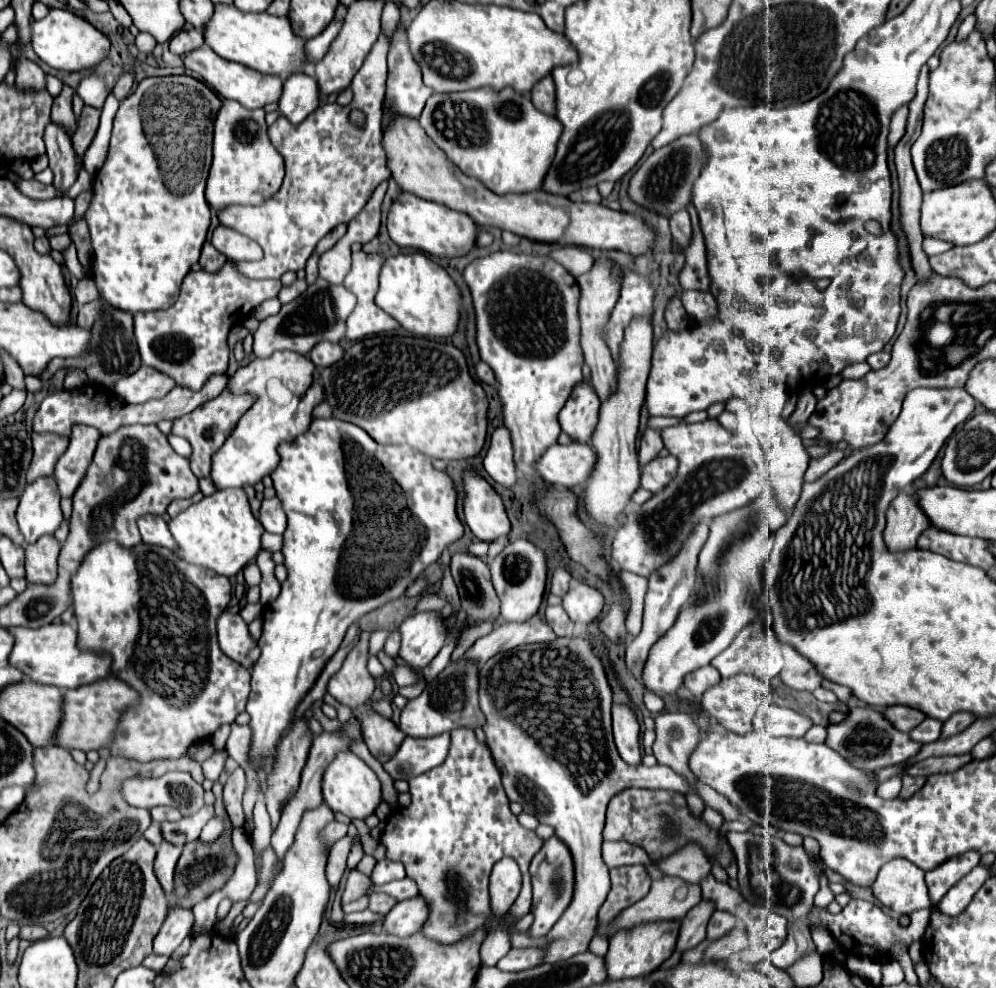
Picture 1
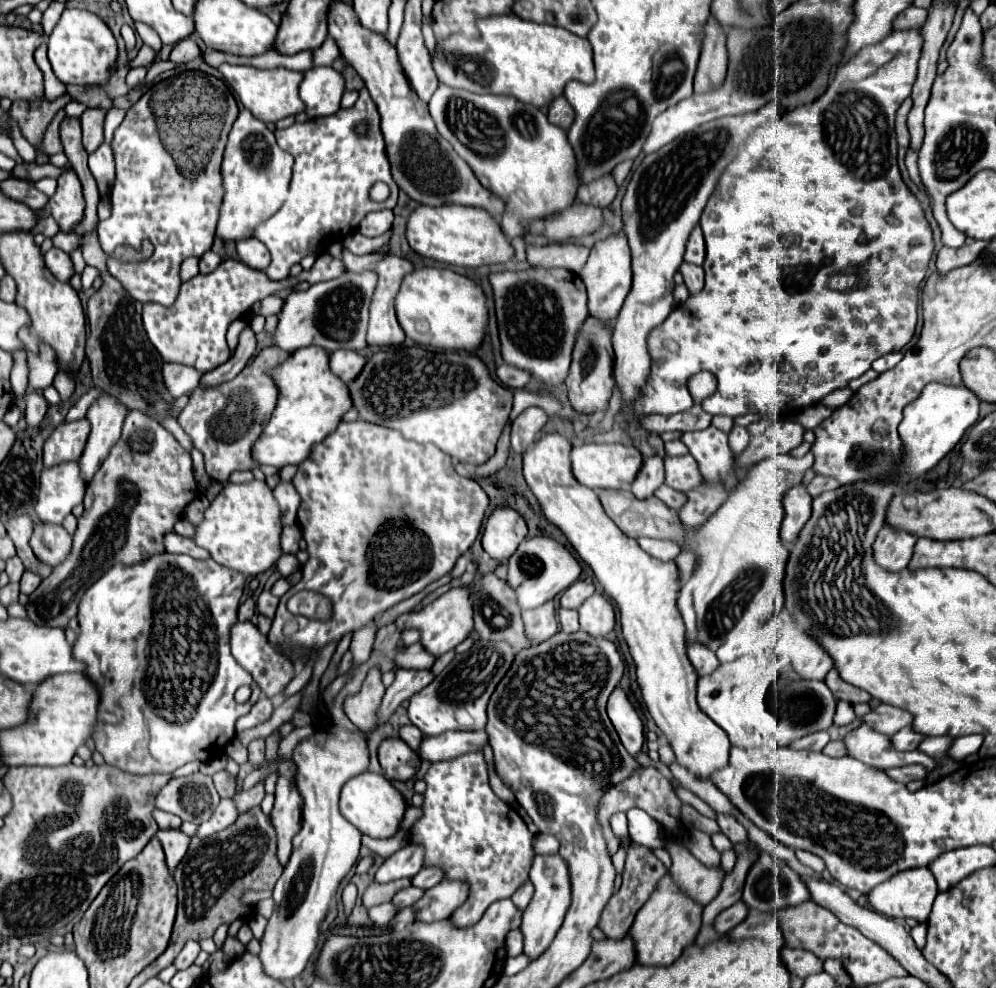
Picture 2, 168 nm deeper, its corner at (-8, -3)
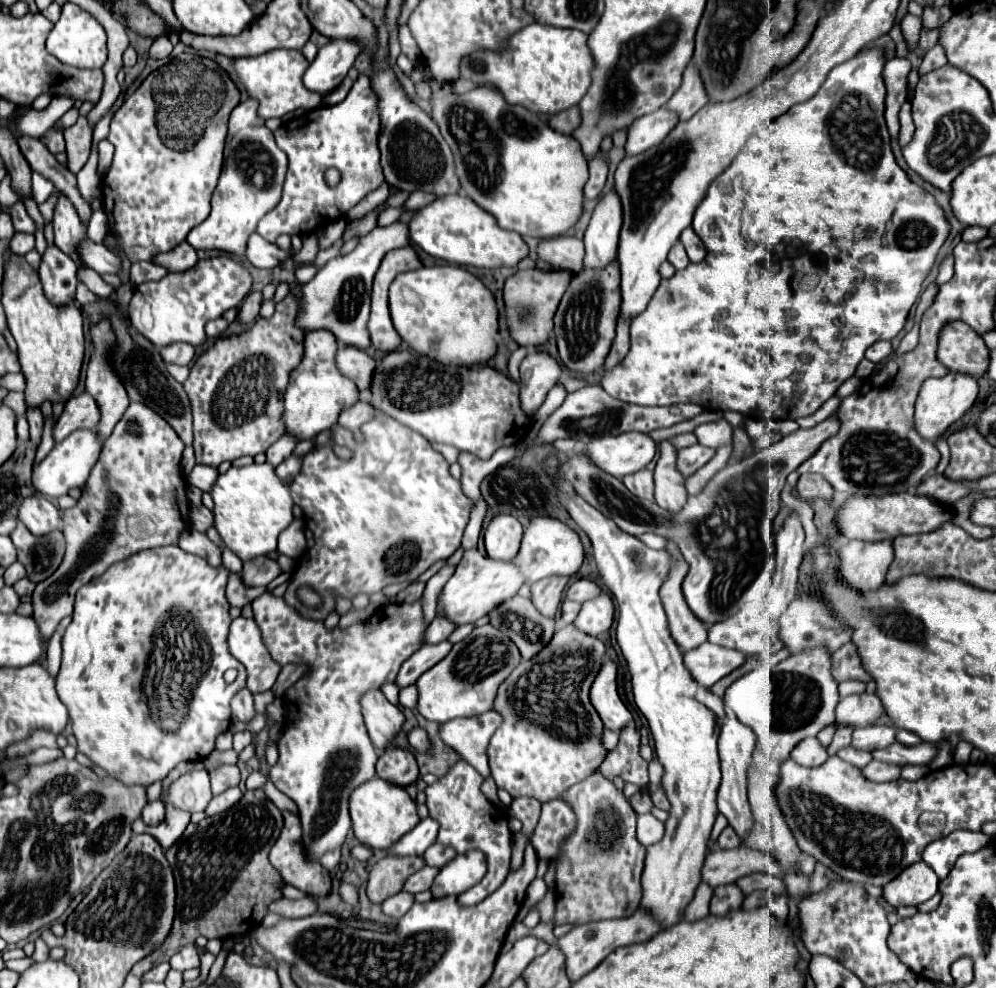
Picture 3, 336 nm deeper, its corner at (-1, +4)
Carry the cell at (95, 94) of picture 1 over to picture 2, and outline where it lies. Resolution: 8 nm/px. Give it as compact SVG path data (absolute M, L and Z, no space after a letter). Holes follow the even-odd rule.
M112 107L112 109L106 111L106 125L104 125L106 143L112 141L112 133L118 129L118 125L124 121L124 117L126 117L126 111L118 109L118 107Z

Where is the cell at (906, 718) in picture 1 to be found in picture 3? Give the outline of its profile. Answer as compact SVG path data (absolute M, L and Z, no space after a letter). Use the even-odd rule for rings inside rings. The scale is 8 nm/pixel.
M867 692L841 698L837 706L837 720L849 722L853 726L869 726L881 714L885 714L881 700L877 698L877 694L867 694Z

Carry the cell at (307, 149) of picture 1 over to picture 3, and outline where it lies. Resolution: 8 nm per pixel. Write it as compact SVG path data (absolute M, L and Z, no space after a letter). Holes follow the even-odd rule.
M359 76L343 102L309 110L305 116L281 124L275 130L275 142L289 158L283 198L259 220L257 234L275 242L279 234L317 230L325 222L333 222L343 216L365 194L381 186L385 178L379 164L379 128L379 98L371 88L369 76ZM331 166L341 172L341 182L335 188L329 188L323 178L325 170Z

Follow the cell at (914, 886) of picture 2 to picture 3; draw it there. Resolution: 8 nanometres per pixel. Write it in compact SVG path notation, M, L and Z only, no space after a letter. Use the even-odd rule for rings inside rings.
M921 860L905 868L893 882L885 884L885 902L895 908L923 904L937 894L937 884L937 874Z

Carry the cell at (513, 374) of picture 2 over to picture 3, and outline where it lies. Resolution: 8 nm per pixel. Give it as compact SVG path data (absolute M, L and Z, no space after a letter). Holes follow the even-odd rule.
M533 350L523 358L519 370L521 370L521 408L525 410L525 414L535 416L547 392L557 384L561 376L561 366L551 354Z

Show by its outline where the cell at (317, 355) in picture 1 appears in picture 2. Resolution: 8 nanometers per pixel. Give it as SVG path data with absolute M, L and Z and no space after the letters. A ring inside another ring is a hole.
M338 349L330 353L330 369L344 383L350 383L360 373L364 363L366 359L360 353L350 351L350 349Z

